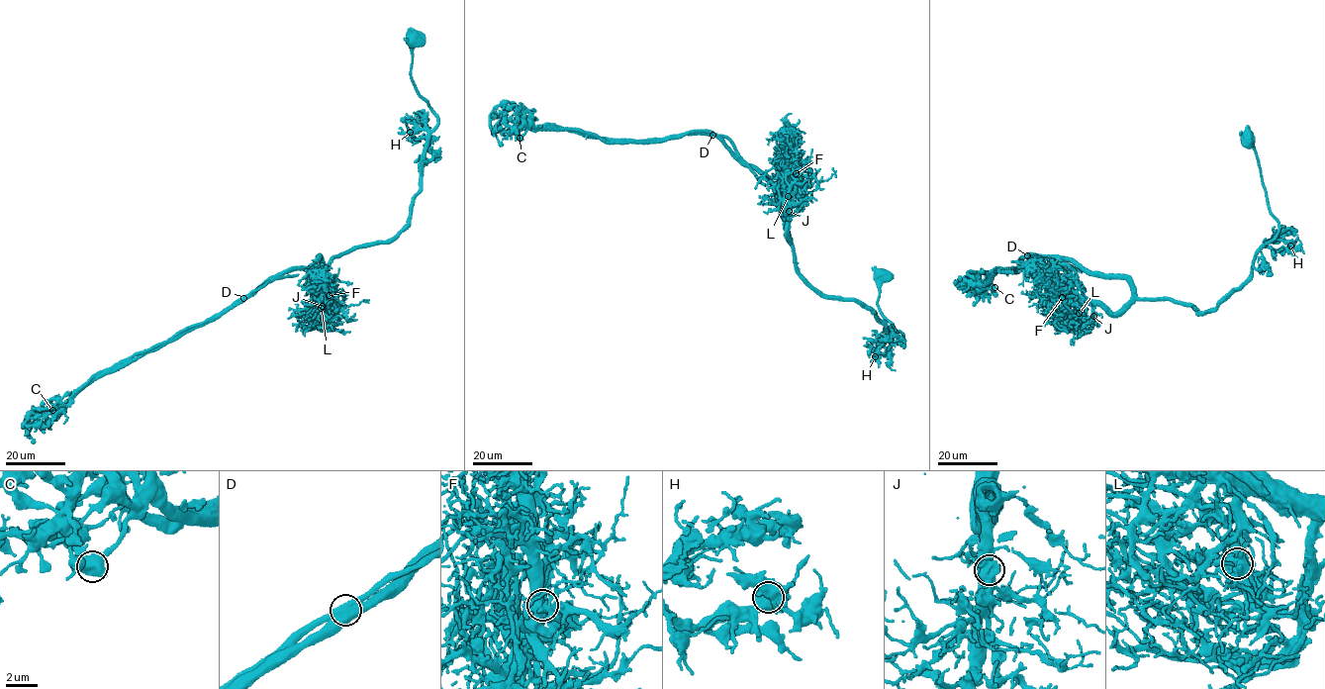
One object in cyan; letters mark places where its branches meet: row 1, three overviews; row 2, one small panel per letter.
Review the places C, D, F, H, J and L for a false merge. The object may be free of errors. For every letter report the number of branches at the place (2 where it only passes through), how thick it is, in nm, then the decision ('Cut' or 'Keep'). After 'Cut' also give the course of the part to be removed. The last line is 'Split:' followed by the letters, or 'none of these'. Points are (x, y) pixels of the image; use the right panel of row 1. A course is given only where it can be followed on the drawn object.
C: Branches: 3. Thickness 600 nm. Keep
D: Branches: 3. Thickness 550 nm. Cut. Course of the part to remove: (1027, 255), (1018, 267), (991, 270), (988, 280), (975, 280), (967, 272), (988, 275), (981, 294), (972, 290)
F: Branches: 3. Thickness 440 nm. Keep
H: Branches: 3. Thickness 550 nm. Keep
J: Branches: 3. Thickness 550 nm. Keep
L: Branches: 3. Thickness 480 nm. Keep
Split: D

